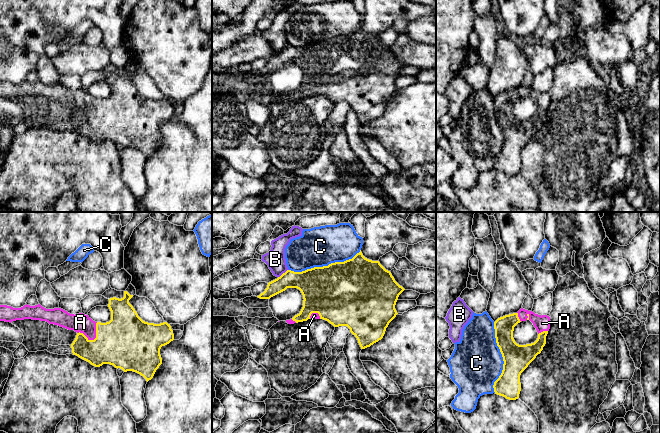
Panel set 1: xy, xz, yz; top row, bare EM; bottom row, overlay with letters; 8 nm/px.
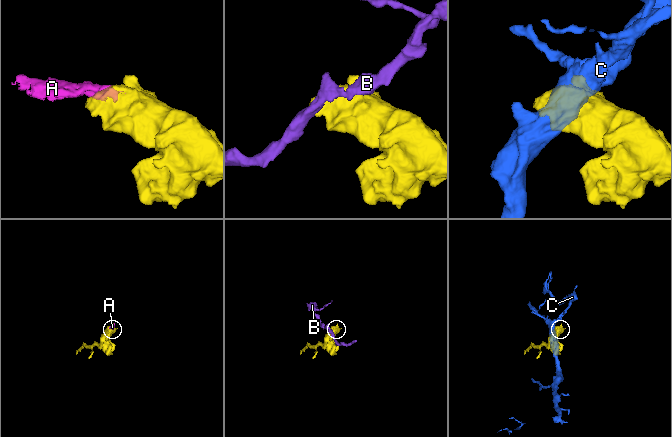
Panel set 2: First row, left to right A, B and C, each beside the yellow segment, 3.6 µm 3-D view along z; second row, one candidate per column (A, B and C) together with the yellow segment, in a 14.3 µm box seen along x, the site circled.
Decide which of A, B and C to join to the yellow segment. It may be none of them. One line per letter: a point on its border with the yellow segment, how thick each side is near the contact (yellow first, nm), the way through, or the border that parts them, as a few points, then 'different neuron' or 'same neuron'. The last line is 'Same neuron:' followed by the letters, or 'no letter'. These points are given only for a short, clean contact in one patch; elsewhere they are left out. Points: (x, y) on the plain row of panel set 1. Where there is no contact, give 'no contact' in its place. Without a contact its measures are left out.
A: xy (94, 115) | 420/150 nm | same neuron
B: xz (283, 49) | 240/160 nm | along xz (288, 45), (278, 53) | different neuron
C: xz (325, 42) | 500/320 nm | different neuron
Same neuron: A

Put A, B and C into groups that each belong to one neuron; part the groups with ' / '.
A / B / C

